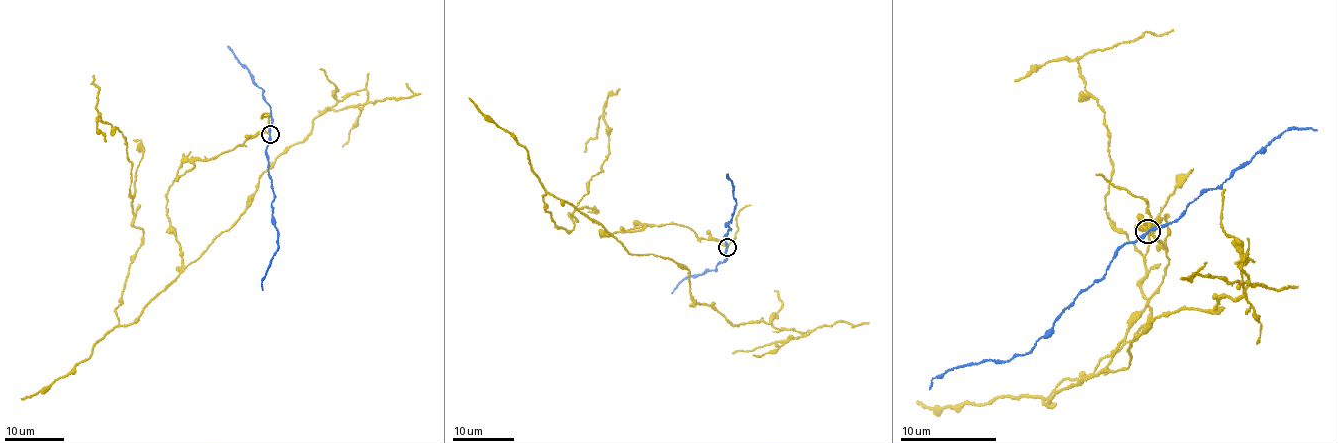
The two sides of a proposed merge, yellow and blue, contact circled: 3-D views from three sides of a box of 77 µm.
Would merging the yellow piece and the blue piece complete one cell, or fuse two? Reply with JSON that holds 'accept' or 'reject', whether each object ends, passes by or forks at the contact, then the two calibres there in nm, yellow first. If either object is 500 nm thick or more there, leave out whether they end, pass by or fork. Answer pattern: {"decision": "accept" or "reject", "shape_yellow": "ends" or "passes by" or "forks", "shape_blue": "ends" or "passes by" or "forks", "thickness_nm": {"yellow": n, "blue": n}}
{"decision": "reject", "shape_yellow": "passes by", "shape_blue": "passes by", "thickness_nm": {"yellow": 140, "blue": 190}}

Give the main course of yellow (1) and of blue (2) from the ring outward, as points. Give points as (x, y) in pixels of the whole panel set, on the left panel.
1: (269, 133), (198, 159), (168, 188), (182, 270), (120, 324), (143, 229), (127, 142), (100, 117), (93, 75)
2: (269, 133), (265, 150), (274, 195), (272, 218), (278, 247), (262, 279), (262, 289)

